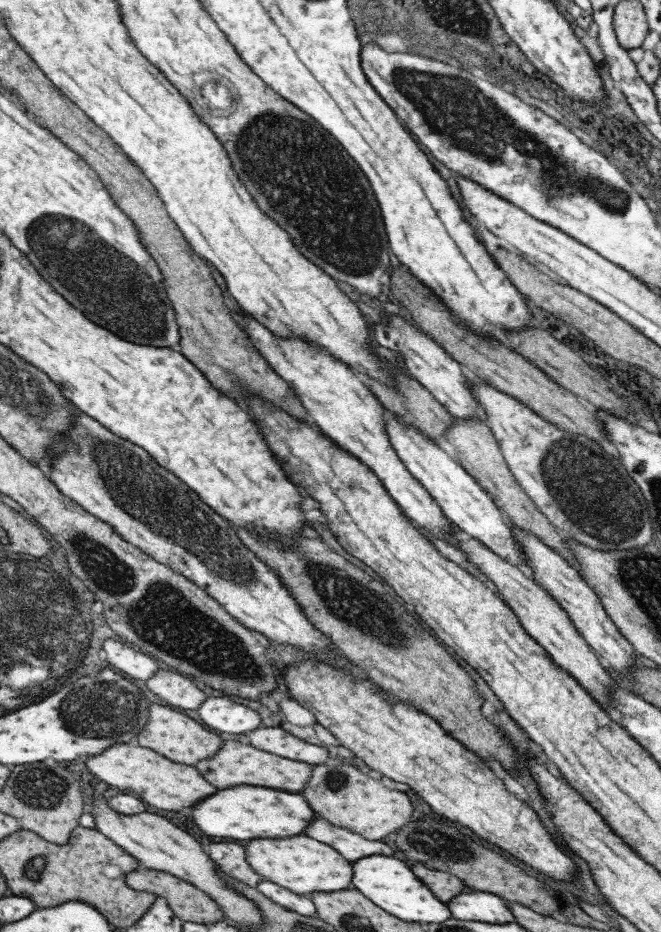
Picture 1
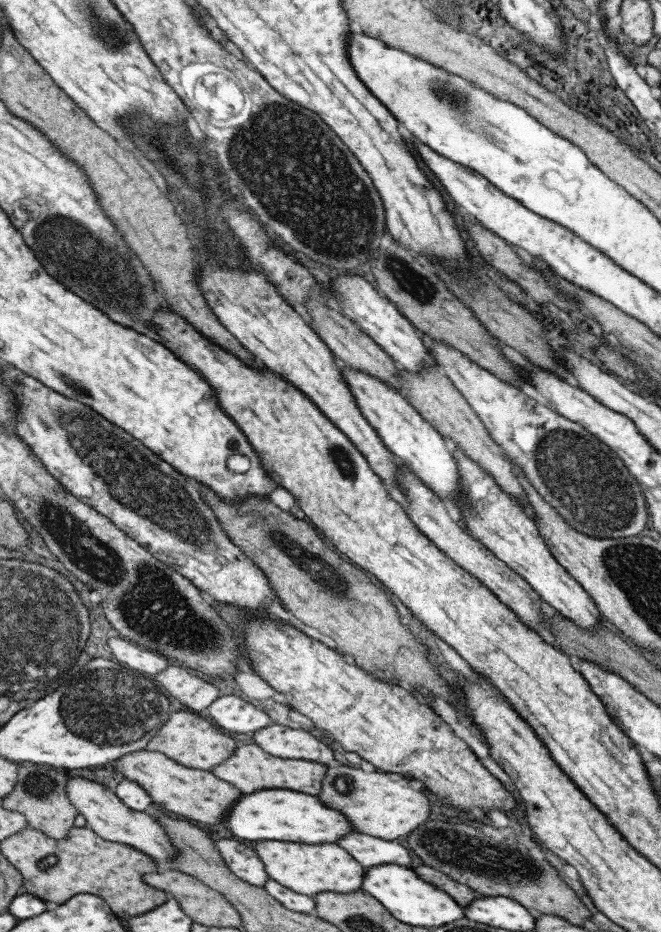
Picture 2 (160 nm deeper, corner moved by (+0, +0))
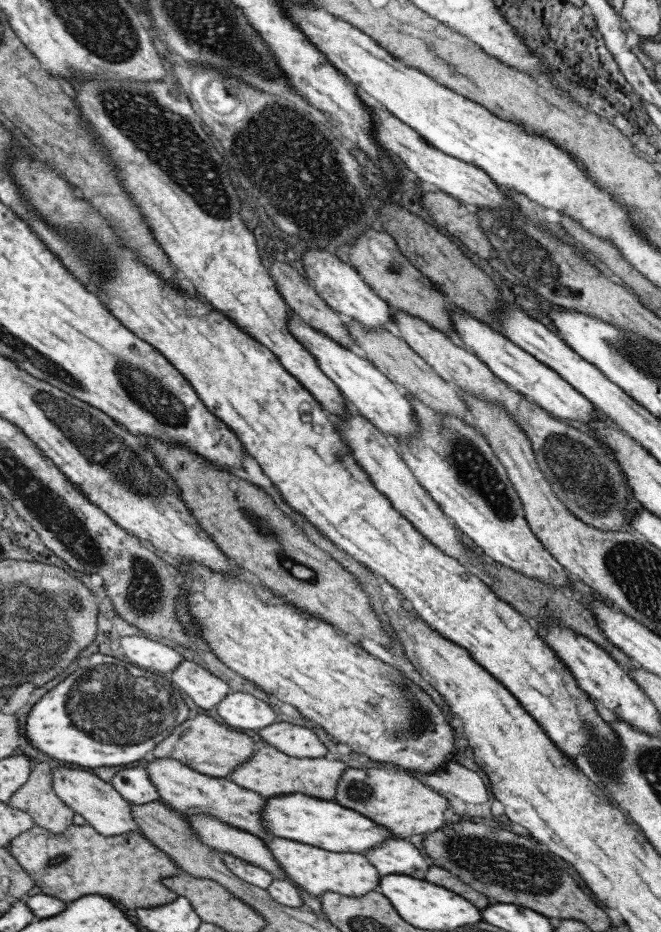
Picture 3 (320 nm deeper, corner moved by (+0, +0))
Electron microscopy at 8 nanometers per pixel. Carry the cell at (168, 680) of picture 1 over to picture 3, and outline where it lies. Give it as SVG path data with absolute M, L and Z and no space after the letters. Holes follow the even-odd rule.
M187 660L181 661L177 668L171 671L171 680L199 708L205 710L214 708L227 696L227 693L231 692L223 680L219 680L217 676Z

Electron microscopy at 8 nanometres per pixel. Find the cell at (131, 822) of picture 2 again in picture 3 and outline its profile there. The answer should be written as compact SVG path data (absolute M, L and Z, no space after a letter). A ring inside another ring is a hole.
M60 763L53 764L52 779L54 784L53 788L56 789L57 796L60 796L61 800L64 800L77 814L85 818L87 824L93 825L93 828L96 828L103 836L123 835L128 834L129 831L142 835L139 824L136 824L135 819L133 819L131 805L112 787L111 783L101 780L99 776L91 774L91 772L73 770L73 768L69 768L65 764Z

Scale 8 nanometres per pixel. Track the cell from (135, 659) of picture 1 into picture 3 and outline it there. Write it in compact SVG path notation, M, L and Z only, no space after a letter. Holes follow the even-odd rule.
M124 636L119 644L123 648L123 654L133 664L137 664L137 667L159 670L159 672L171 672L183 661L181 654L173 648L153 642L153 640L147 640L143 636Z

